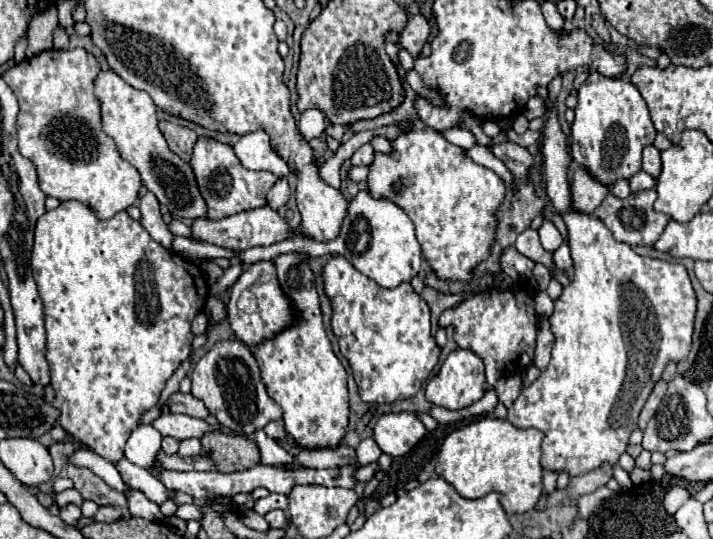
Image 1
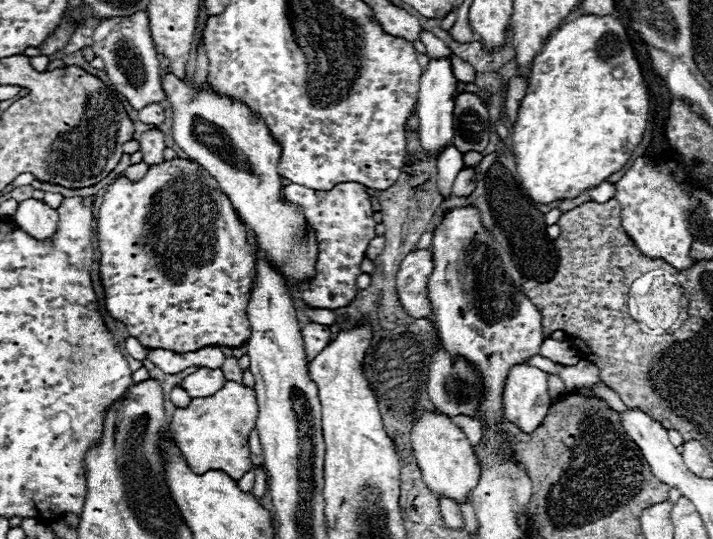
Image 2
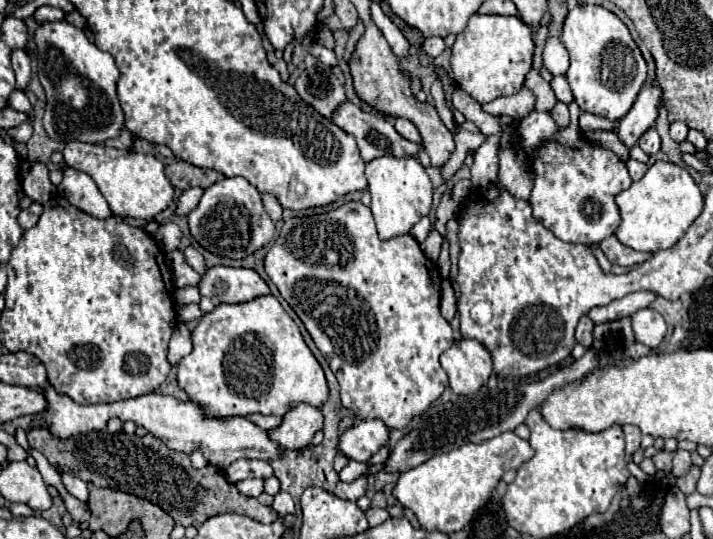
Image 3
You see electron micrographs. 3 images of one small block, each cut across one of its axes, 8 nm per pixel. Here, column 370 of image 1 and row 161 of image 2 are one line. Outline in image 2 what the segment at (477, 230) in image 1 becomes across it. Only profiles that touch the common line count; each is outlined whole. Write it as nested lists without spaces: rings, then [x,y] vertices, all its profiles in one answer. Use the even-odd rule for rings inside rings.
[[[190,158],[164,160],[162,164],[152,166],[144,174],[144,178],[138,182],[128,180],[124,174],[118,176],[114,180],[114,184],[110,184],[104,192],[104,200],[98,210],[96,238],[98,238],[98,246],[100,246],[100,278],[102,278],[104,292],[106,292],[106,310],[114,320],[126,324],[130,336],[138,338],[142,342],[142,346],[164,348],[164,350],[172,350],[176,354],[184,354],[184,352],[194,352],[194,350],[200,350],[206,346],[236,348],[236,346],[242,346],[250,338],[252,326],[248,322],[246,308],[248,308],[248,302],[252,296],[252,282],[256,278],[254,248],[248,244],[246,226],[240,222],[228,196],[218,188],[214,178],[210,178],[210,174],[206,174],[206,170],[202,170],[202,166],[198,166],[196,162],[190,162]]]

